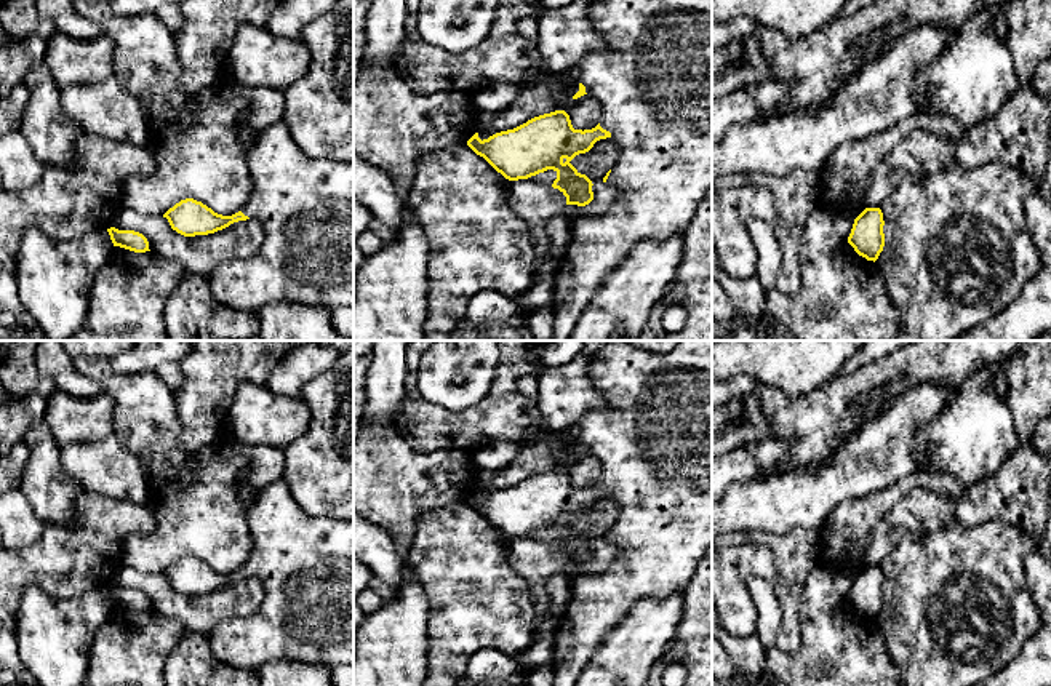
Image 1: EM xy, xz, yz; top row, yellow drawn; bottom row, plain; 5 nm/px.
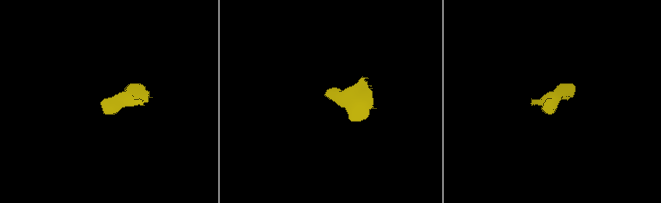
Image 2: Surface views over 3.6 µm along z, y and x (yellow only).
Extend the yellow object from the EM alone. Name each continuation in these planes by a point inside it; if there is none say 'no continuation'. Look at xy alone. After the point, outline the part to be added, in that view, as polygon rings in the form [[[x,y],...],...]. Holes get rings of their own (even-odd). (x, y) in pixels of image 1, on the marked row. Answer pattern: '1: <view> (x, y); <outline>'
1: xy (306, 205); [[[280,120],[256,136],[246,154],[253,192],[242,213],[264,229],[261,249],[218,265],[208,283],[227,309],[256,315],[275,302],[354,307],[354,162],[307,155]]]

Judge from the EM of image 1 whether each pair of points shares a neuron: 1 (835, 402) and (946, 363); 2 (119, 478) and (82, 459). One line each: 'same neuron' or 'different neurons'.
1: same neuron
2: same neuron

